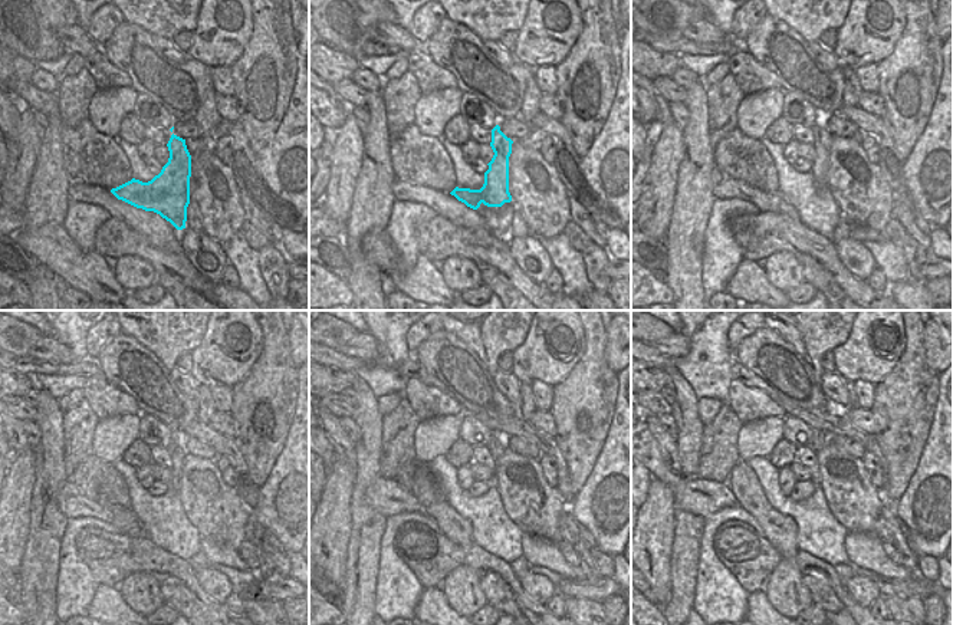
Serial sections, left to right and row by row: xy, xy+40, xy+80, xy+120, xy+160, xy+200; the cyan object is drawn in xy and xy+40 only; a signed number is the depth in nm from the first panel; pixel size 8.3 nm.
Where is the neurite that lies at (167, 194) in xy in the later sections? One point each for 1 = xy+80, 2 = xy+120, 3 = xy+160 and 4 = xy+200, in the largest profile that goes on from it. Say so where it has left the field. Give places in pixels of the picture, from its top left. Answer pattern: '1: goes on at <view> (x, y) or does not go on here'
1: goes on at xy+80 (821, 135)
2: goes on at xy+120 (177, 453)
3: goes on at xy+160 (498, 443)
4: goes on at xy+200 (820, 438)

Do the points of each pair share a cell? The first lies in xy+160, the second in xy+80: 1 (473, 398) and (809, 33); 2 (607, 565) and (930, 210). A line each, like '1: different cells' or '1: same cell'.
1: different cells
2: different cells

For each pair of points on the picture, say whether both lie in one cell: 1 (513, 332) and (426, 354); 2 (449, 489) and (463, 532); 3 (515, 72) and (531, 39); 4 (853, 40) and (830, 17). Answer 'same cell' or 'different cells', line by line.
1: different cells
2: different cells
3: different cells
4: different cells

